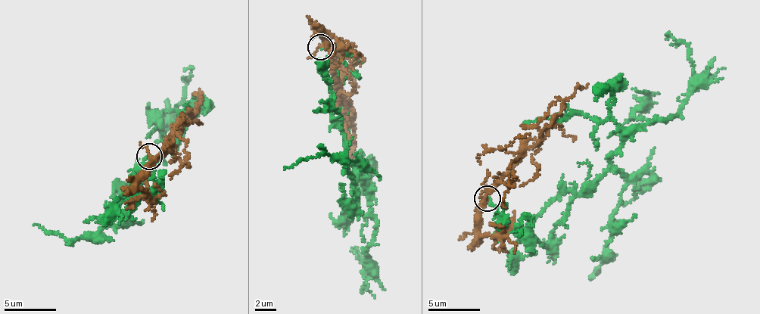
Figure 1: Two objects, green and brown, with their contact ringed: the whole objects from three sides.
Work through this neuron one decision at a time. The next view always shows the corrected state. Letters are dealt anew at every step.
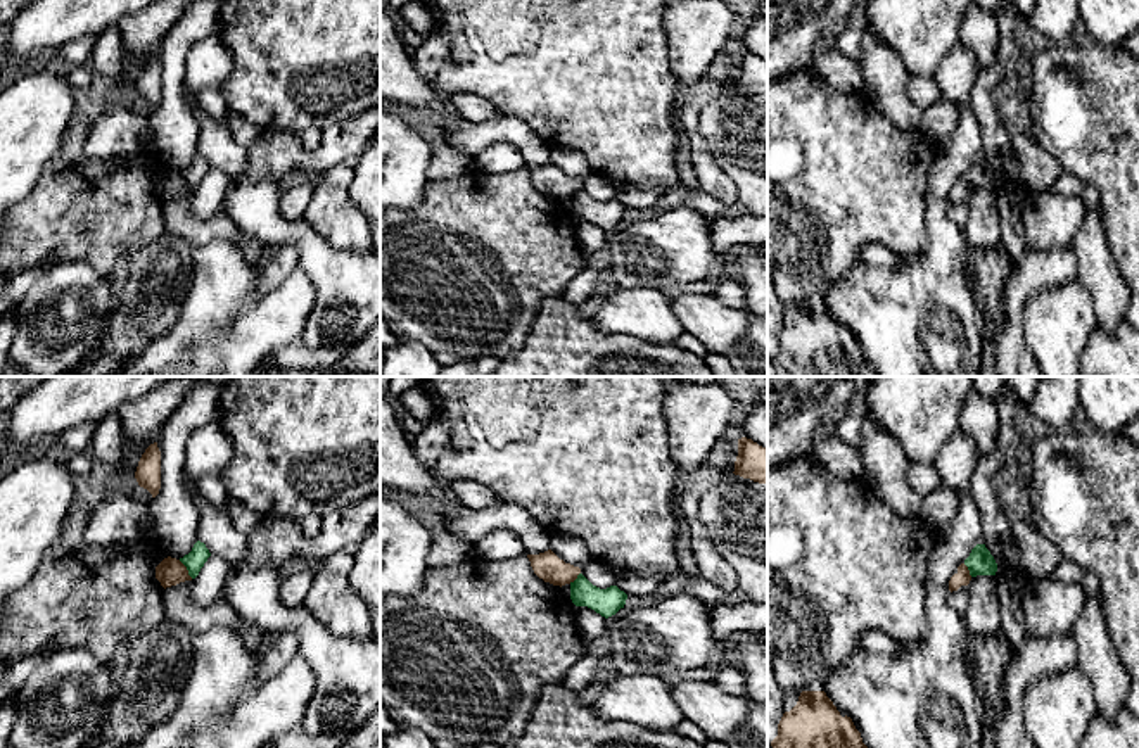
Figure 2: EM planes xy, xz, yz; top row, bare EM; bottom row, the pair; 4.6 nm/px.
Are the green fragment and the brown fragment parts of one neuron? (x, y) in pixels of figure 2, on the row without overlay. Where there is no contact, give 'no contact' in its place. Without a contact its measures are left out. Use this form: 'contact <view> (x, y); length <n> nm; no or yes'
contact xy (187, 182); length 110 nm; no

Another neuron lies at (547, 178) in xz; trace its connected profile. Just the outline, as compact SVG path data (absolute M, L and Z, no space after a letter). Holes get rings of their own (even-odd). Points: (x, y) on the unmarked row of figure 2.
M551 162L539 168L527 168L534 187L553 199L565 199L577 192L579 180L565 176Z

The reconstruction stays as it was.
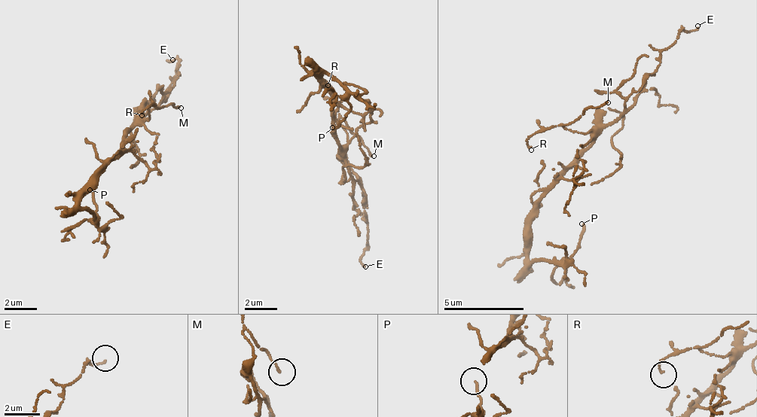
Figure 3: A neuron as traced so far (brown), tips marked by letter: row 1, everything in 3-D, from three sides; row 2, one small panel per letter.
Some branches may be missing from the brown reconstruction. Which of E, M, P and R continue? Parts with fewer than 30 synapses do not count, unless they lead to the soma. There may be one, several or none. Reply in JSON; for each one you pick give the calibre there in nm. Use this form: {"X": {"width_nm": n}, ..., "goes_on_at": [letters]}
{"goes_on_at": []}

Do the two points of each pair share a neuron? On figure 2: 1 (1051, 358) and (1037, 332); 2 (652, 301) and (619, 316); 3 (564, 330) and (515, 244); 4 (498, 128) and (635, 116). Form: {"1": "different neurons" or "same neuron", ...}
{"1": "same neuron", "2": "same neuron", "3": "different neurons", "4": "different neurons"}

